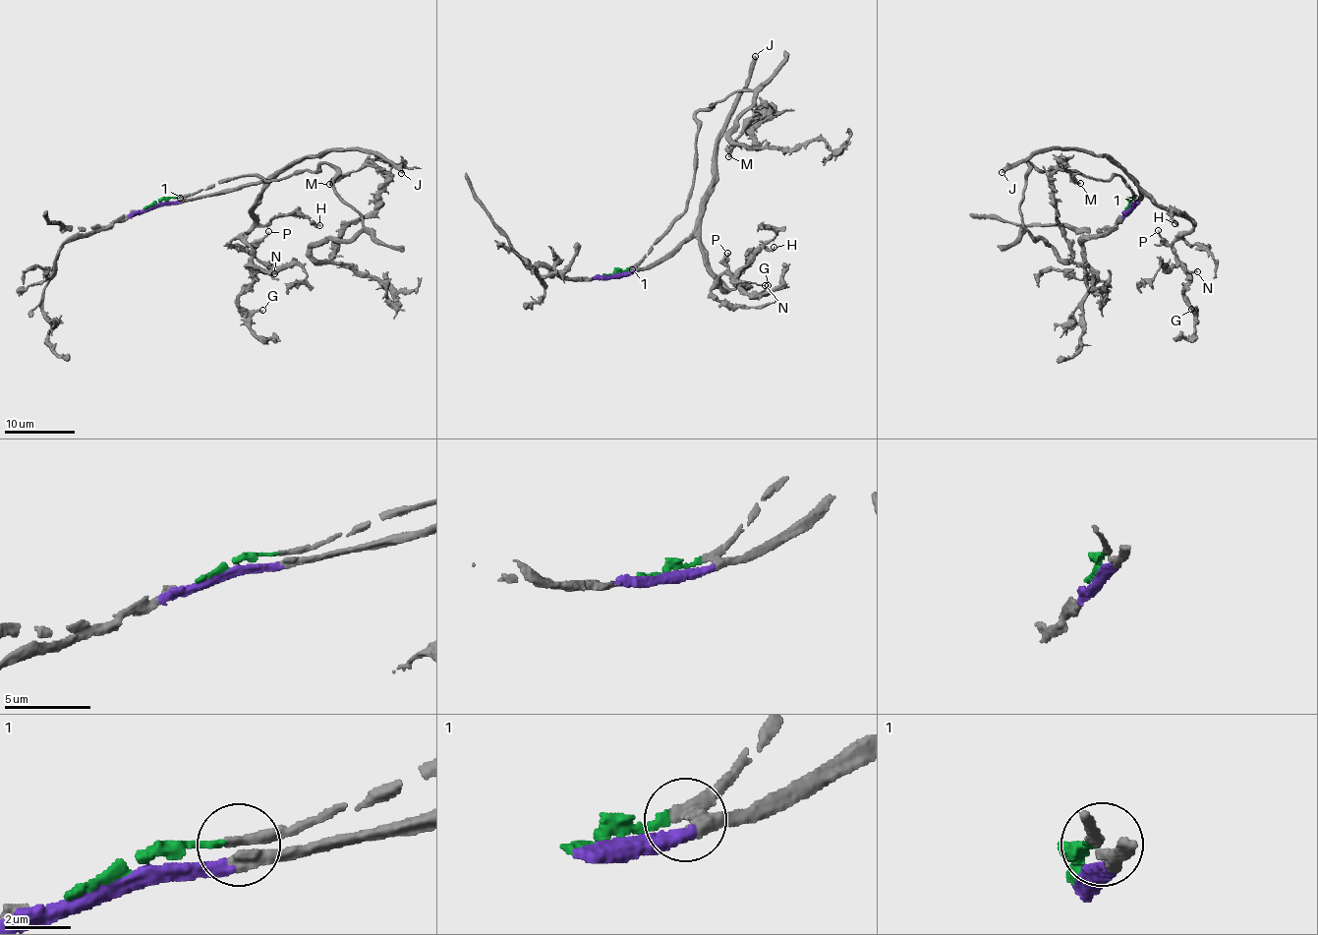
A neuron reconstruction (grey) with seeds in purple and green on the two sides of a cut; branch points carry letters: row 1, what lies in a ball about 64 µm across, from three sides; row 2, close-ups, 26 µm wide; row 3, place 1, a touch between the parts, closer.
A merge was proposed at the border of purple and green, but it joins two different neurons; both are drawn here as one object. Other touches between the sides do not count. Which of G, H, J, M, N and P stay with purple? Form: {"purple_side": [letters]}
{"purple_side": ["G", "H", "J", "N", "P"]}

